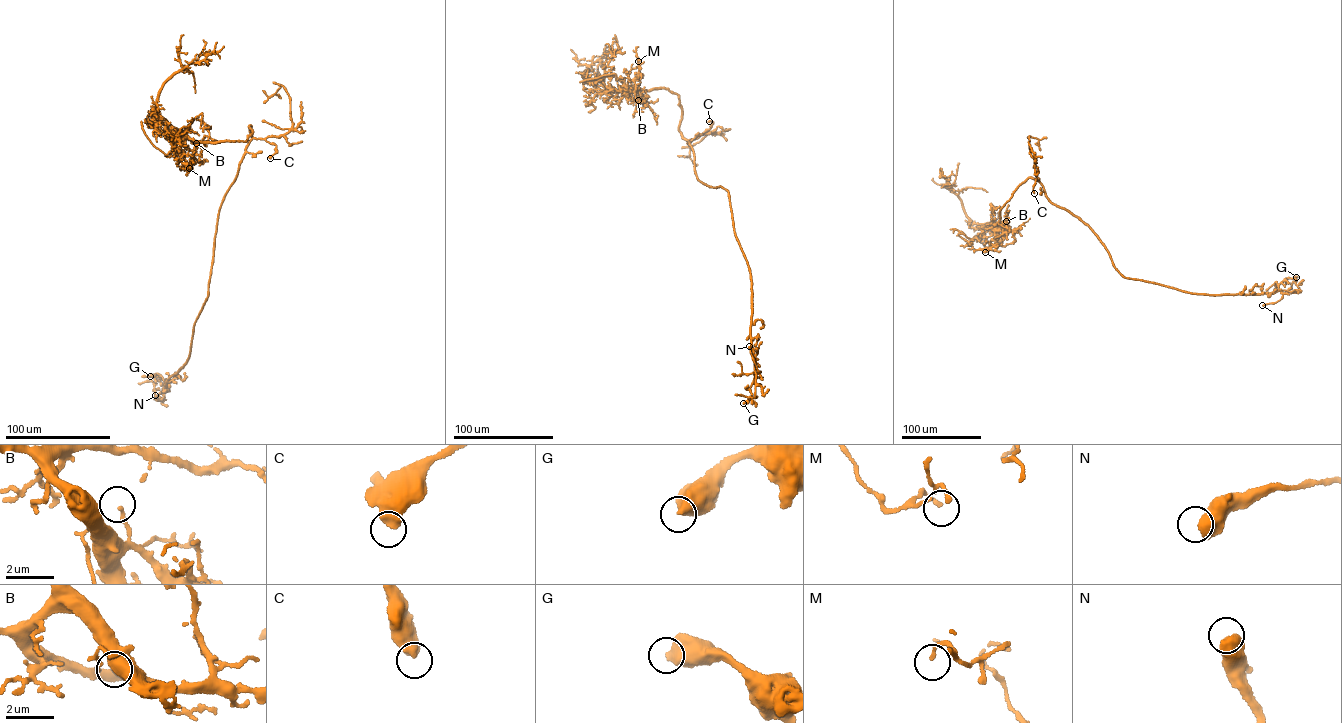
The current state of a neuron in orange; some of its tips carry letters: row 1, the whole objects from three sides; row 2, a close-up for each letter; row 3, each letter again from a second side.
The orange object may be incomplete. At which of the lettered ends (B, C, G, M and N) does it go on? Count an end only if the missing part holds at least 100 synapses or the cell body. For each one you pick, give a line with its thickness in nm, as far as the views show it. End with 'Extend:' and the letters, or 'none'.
Extend: none

